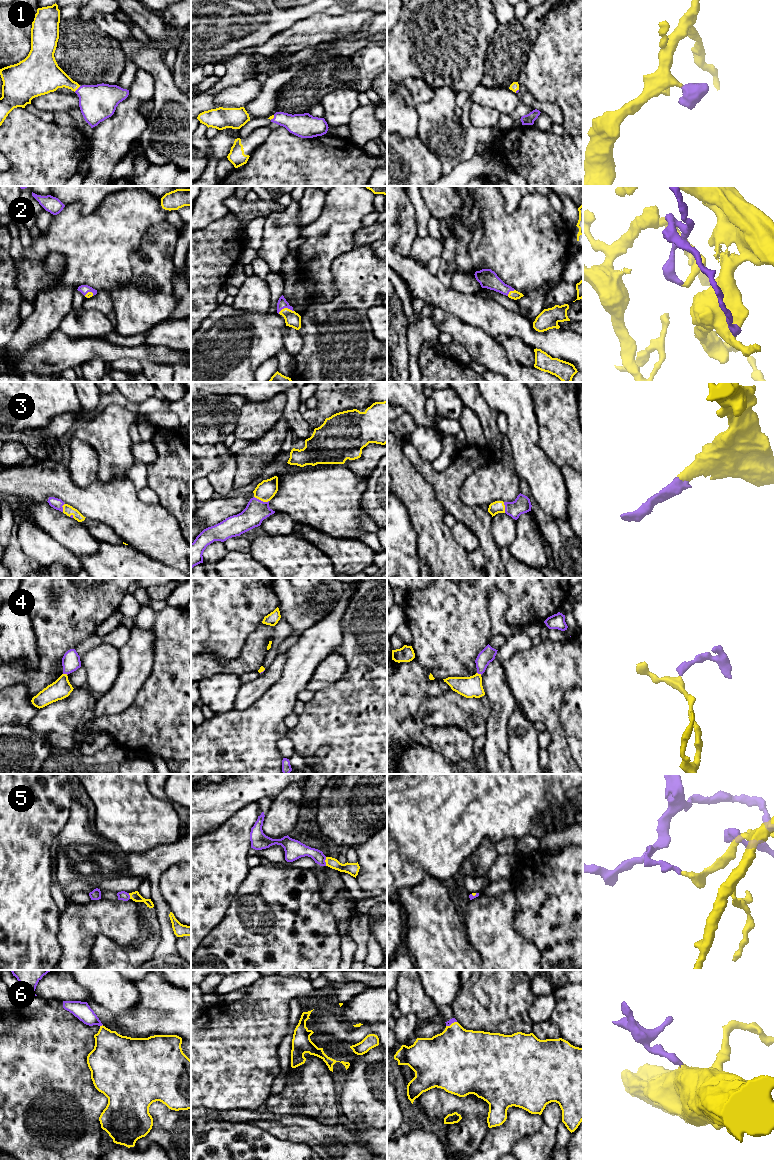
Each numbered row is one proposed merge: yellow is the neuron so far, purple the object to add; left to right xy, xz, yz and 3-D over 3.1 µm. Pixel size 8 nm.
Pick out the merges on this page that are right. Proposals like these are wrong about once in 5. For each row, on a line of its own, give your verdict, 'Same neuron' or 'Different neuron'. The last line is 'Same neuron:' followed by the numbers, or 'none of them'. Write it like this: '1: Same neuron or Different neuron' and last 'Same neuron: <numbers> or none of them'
1: Same neuron
2: Same neuron
3: Same neuron
4: Same neuron
5: Different neuron
6: Same neuron
Same neuron: 1, 2, 3, 4, 6

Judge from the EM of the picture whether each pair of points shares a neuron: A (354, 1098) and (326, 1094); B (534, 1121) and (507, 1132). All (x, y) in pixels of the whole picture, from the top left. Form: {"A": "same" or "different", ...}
{"A": "different", "B": "same"}

